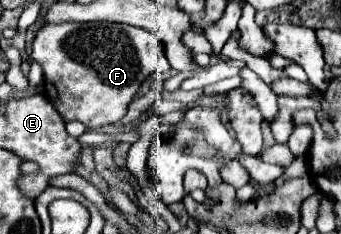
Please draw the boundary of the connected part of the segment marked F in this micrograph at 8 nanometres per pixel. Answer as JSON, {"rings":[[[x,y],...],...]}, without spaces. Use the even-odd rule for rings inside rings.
{"rings":[[[45,22],[33,40],[33,60],[43,68],[45,98],[69,122],[79,120],[95,130],[119,122],[139,86],[157,72],[169,72],[161,40],[143,28],[109,22]]]}

